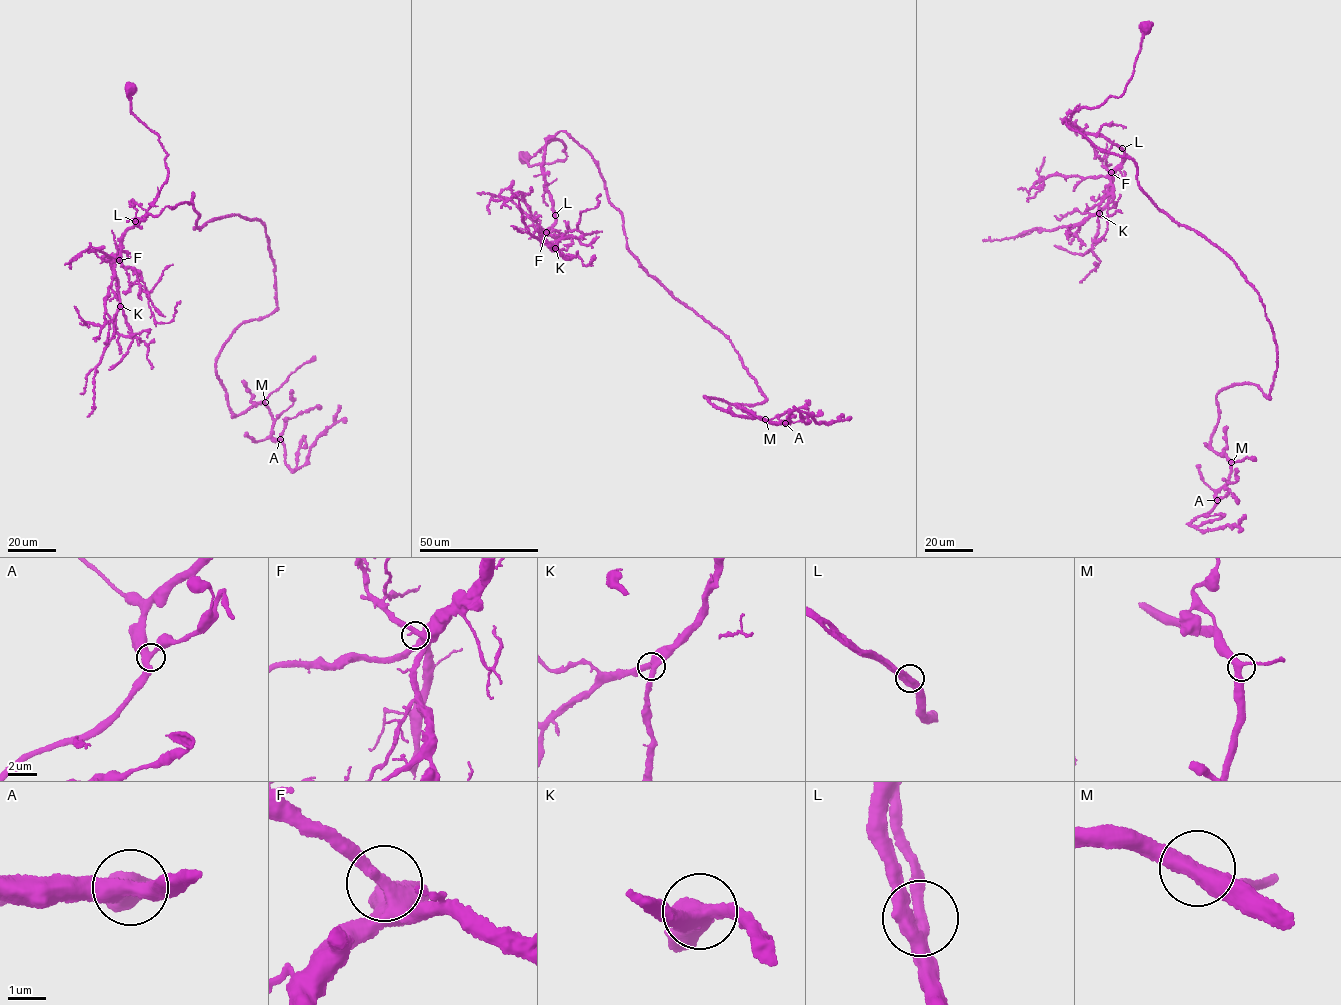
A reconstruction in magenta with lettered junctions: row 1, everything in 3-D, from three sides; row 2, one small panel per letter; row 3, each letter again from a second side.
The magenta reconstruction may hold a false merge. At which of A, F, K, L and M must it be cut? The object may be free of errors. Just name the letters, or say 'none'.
none

